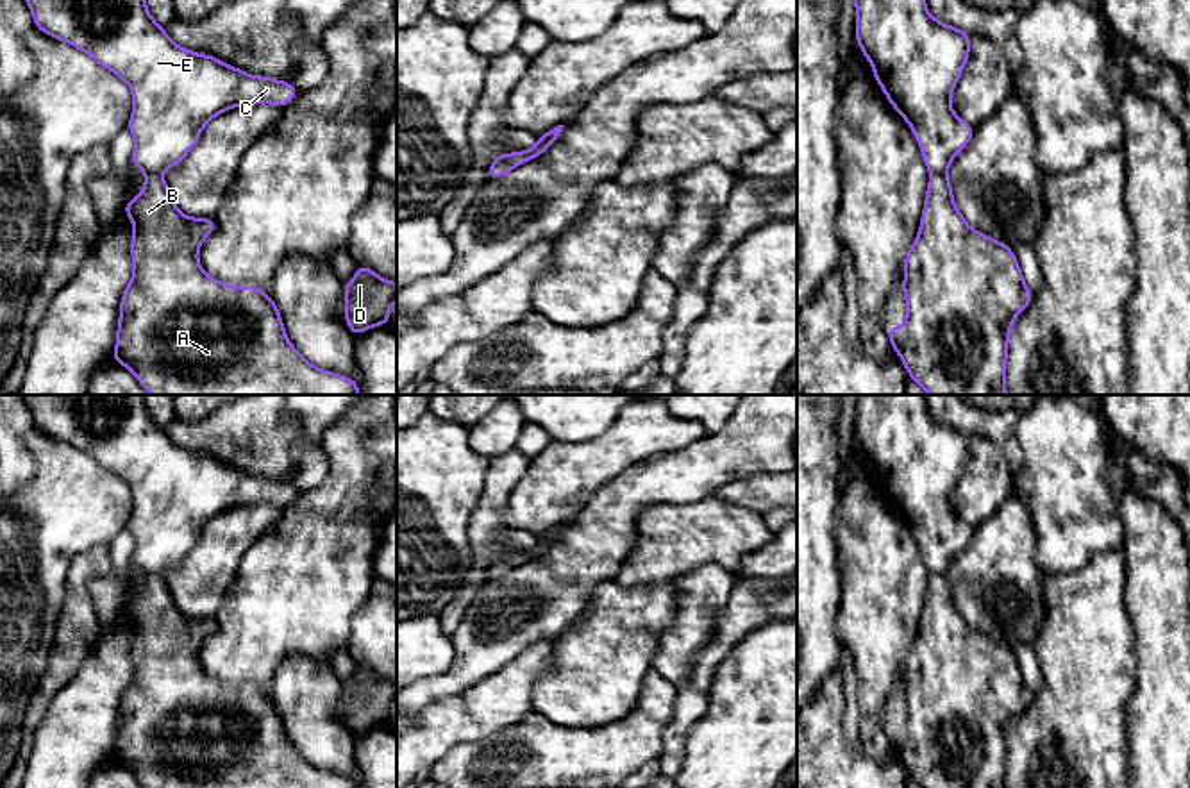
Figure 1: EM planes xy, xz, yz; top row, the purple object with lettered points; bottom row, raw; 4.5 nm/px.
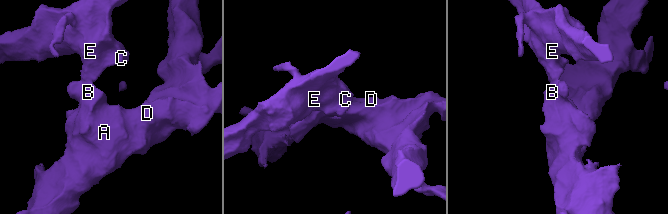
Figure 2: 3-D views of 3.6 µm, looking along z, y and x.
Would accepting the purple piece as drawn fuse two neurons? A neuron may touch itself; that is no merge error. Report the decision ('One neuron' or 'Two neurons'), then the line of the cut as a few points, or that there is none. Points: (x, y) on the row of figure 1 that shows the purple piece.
Two neurons. Split along yz (931, 172), (946, 174)

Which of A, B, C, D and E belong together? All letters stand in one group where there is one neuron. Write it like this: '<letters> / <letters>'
A B D / C E

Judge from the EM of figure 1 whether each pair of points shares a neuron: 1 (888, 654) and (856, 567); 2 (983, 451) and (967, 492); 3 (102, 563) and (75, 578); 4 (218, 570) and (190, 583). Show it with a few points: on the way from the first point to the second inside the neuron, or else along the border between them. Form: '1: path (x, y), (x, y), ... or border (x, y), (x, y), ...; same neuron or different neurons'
1: path (879, 633), (878, 588); same neuron
2: path (983, 461), (983, 476), (978, 481); same neuron
3: path (95, 563), (83, 570); same neuron
4: path (211, 570), (197, 583); same neuron

